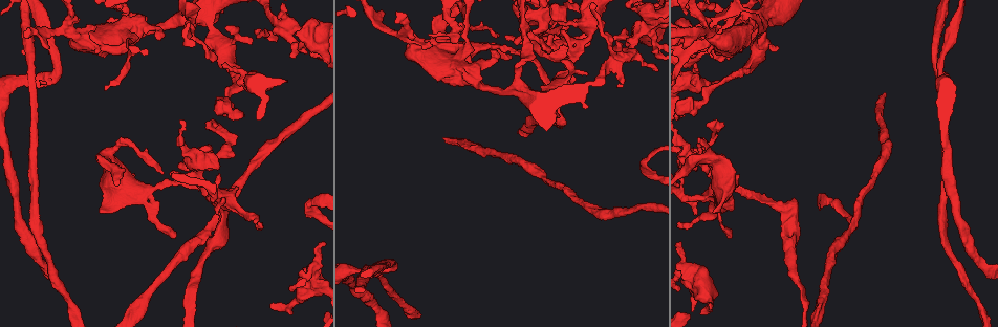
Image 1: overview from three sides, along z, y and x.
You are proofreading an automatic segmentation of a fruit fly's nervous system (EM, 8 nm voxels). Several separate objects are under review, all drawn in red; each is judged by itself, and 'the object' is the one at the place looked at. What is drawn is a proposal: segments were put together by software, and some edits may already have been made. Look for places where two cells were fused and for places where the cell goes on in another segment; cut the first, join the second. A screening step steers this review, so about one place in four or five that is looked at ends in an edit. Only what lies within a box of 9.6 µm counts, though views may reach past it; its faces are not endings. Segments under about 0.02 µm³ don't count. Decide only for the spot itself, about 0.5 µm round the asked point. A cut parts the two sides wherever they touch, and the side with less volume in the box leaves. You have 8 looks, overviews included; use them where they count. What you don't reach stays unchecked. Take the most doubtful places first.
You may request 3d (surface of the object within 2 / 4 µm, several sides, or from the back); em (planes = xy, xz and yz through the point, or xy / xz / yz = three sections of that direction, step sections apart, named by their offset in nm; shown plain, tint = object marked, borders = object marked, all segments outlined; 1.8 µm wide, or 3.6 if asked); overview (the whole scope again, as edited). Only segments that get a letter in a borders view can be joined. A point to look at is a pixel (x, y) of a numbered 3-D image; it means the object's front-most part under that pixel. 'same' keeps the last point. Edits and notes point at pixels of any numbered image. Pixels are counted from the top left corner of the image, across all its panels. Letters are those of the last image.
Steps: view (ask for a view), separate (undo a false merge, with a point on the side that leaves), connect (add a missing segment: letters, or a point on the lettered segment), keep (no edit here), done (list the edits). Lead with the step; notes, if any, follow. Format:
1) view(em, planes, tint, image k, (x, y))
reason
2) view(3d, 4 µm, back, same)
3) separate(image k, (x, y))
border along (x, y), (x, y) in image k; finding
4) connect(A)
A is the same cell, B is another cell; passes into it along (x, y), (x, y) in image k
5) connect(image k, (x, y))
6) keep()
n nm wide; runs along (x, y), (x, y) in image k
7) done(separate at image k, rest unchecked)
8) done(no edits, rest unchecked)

view(em, planes, borders, image 1, (28, 81))
sharp bend

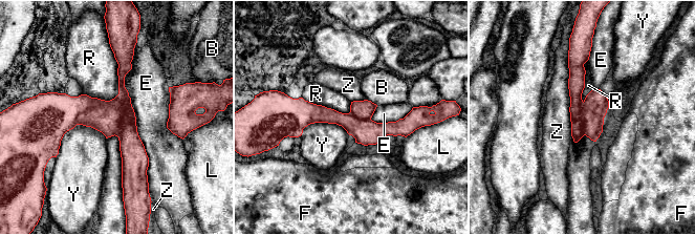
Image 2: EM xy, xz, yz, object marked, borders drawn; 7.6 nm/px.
separate(image 2, (130, 144))
B, E, F, L, R, Y and Z are other cells; the part that leaves runs along (116, 55), (130, 105), (128, 179) in image 2; two cells meet here

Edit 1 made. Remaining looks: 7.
view(3d, 4 µm, image 1, (198, 189))
four arms meet

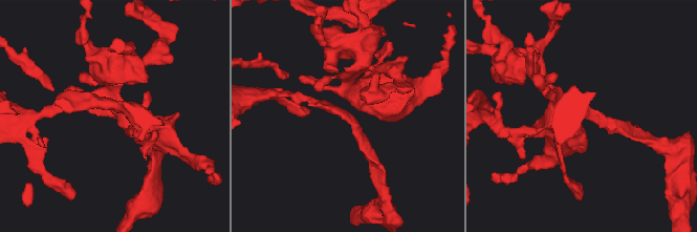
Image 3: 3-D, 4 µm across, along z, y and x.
view(em, yz, step 4, borders, image 3, (344, 114))

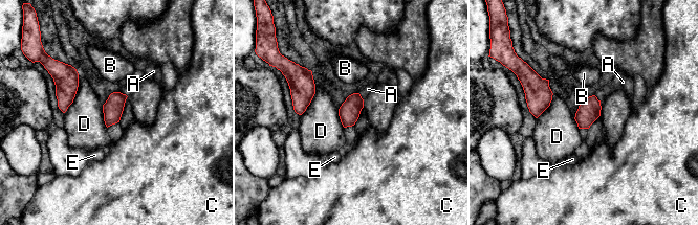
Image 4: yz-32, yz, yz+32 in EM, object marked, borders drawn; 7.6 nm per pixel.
keep()
D touches over 300 nm; A, B, C, D and E are other cells; border along (79, 76), (75, 96), (64, 113) in image 4; one cell here

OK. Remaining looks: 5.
view(3d, 2 µm, image 1, (215, 124))
free end

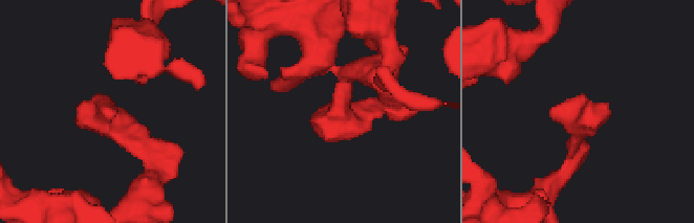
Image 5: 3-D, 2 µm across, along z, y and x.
view(em, xy, step 8, tint, image 5, (549, 109))
need the tissue

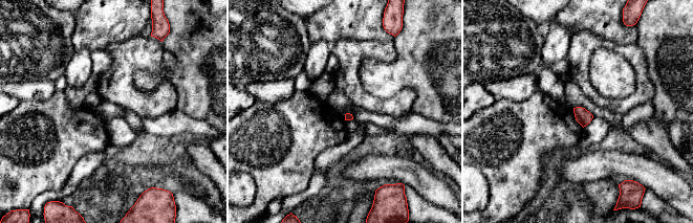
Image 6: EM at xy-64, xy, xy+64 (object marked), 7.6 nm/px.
view(em, planes, borders, same)
cut it another way

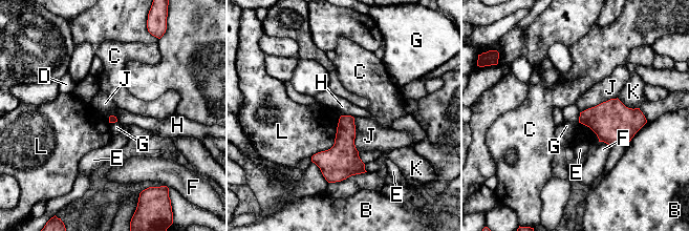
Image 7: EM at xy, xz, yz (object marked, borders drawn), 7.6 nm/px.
keep()
B, C, D, E, F, G, H, J, K and L are other cells; border along (340, 116), (351, 116), (353, 118) in image 7; none of them fits

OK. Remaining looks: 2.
done(separate at image 2, rest unchecked)

